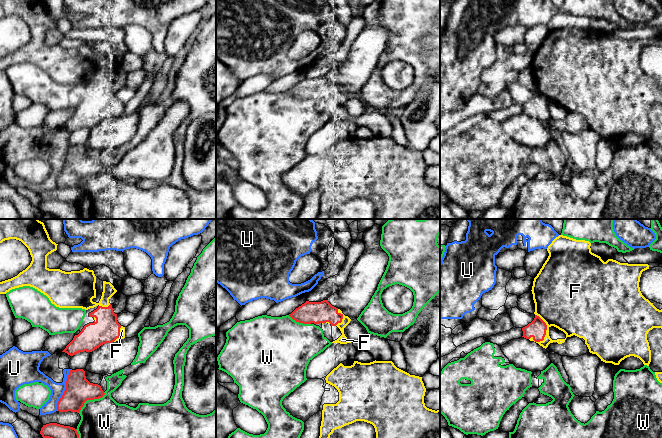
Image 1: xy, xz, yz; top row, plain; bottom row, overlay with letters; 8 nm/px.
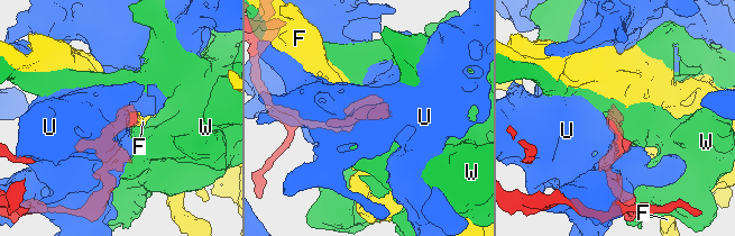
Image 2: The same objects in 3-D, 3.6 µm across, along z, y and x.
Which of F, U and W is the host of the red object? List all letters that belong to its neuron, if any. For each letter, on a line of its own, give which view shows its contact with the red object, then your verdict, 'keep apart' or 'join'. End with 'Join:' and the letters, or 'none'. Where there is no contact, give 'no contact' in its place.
F: yz | join
U: xy | keep apart
W: xy | keep apart
Join: F

